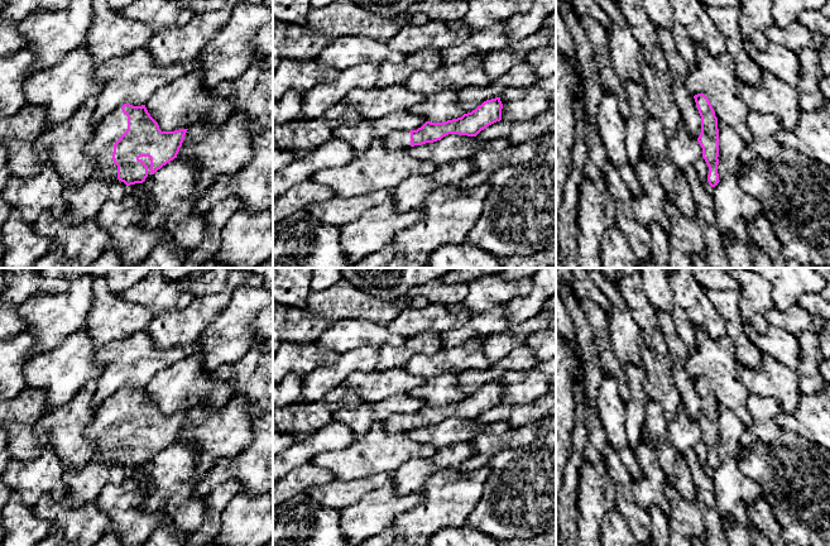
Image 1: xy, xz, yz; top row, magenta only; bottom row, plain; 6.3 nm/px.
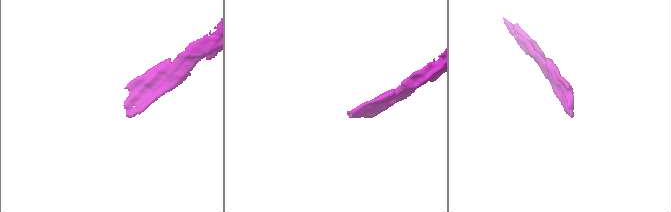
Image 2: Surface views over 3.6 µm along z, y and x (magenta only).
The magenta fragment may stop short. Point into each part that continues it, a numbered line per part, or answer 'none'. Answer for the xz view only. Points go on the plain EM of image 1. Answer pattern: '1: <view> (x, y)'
1: xz (394, 424)

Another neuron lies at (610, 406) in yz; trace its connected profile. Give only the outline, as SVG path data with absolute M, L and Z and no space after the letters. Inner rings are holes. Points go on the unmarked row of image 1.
M604 374L599 384L596 410L608 444L616 451L629 475L634 480L641 479L643 473L625 432L624 401L616 379L609 374Z

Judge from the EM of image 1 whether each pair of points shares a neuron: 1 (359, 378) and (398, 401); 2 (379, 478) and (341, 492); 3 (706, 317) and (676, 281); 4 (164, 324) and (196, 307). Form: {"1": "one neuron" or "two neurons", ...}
{"1": "two neurons", "2": "one neuron", "3": "one neuron", "4": "one neuron"}

